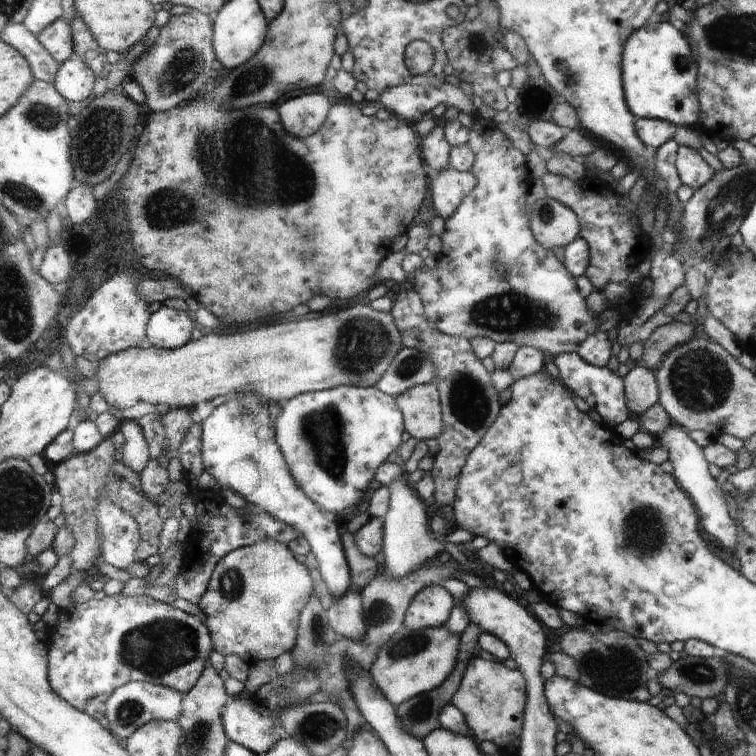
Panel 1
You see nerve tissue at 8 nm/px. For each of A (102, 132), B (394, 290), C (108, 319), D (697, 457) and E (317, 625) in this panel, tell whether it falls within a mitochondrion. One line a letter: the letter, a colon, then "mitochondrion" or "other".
A: mitochondrion
B: other
C: other
D: other
E: mitochondrion

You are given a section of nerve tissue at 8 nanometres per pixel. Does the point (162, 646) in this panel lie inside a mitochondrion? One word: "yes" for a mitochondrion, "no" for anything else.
yes

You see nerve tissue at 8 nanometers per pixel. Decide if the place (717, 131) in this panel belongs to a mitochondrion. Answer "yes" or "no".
no

